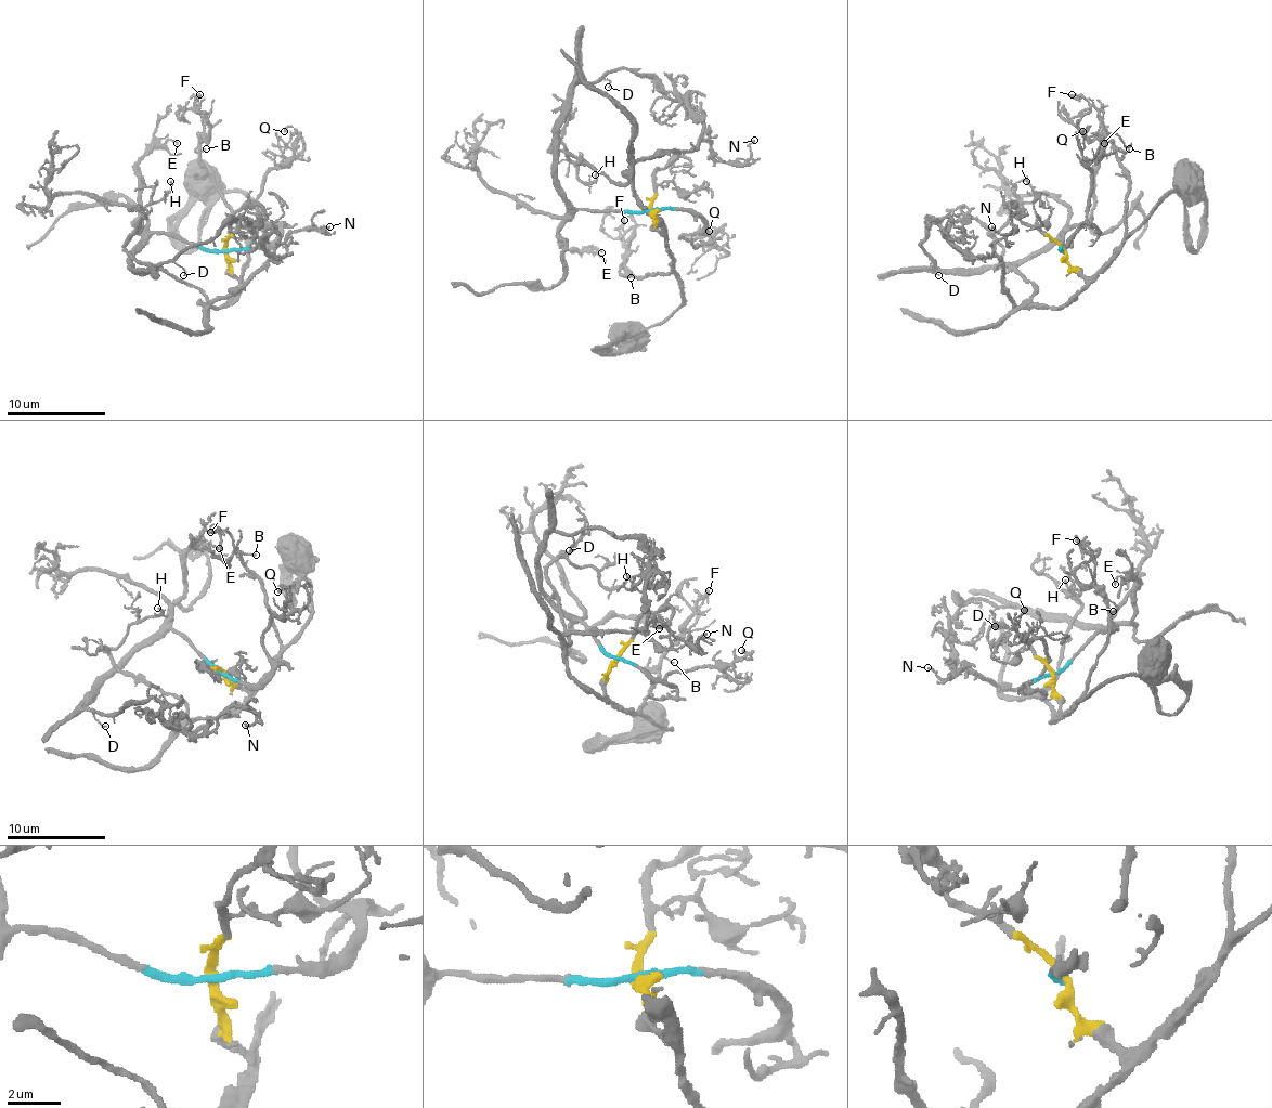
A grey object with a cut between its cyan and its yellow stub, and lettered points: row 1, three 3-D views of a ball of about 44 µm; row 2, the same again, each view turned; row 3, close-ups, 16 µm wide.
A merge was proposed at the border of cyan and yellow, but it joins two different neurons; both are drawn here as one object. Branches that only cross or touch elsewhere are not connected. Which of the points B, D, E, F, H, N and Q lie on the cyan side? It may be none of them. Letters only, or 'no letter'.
D, E, Q

